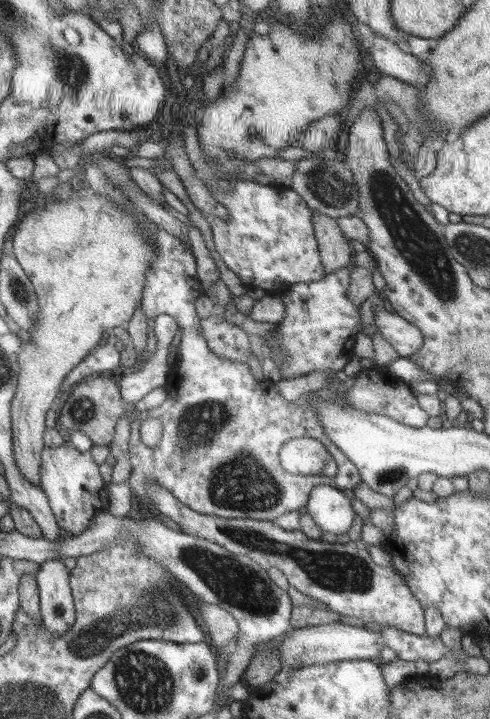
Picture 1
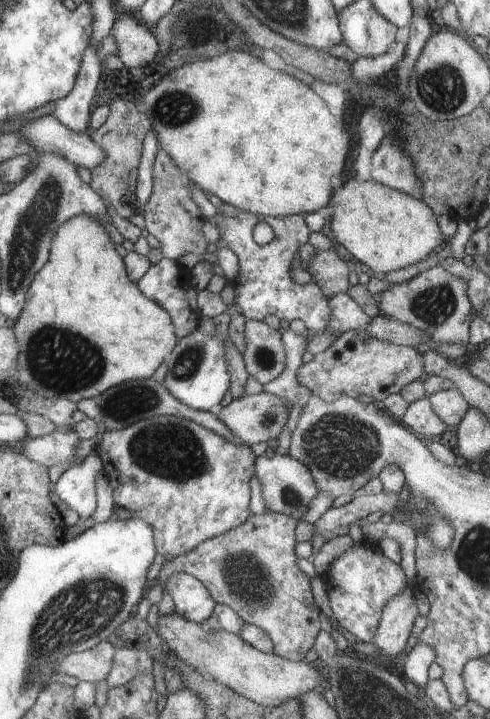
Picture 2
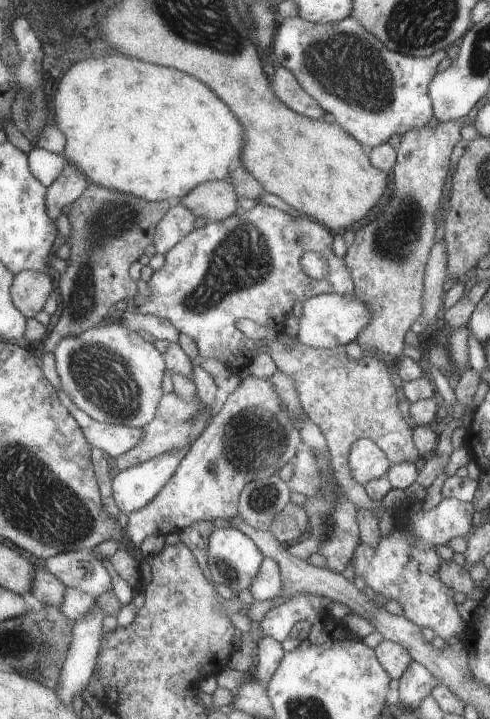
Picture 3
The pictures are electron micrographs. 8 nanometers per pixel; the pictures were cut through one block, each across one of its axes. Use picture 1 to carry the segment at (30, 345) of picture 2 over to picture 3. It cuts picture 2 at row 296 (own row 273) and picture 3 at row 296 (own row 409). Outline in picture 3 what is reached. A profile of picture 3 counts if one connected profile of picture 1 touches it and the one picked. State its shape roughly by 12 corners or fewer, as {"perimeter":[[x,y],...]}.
{"perimeter":[[33,270],[13,274],[11,298],[27,320],[47,304],[53,284]]}

